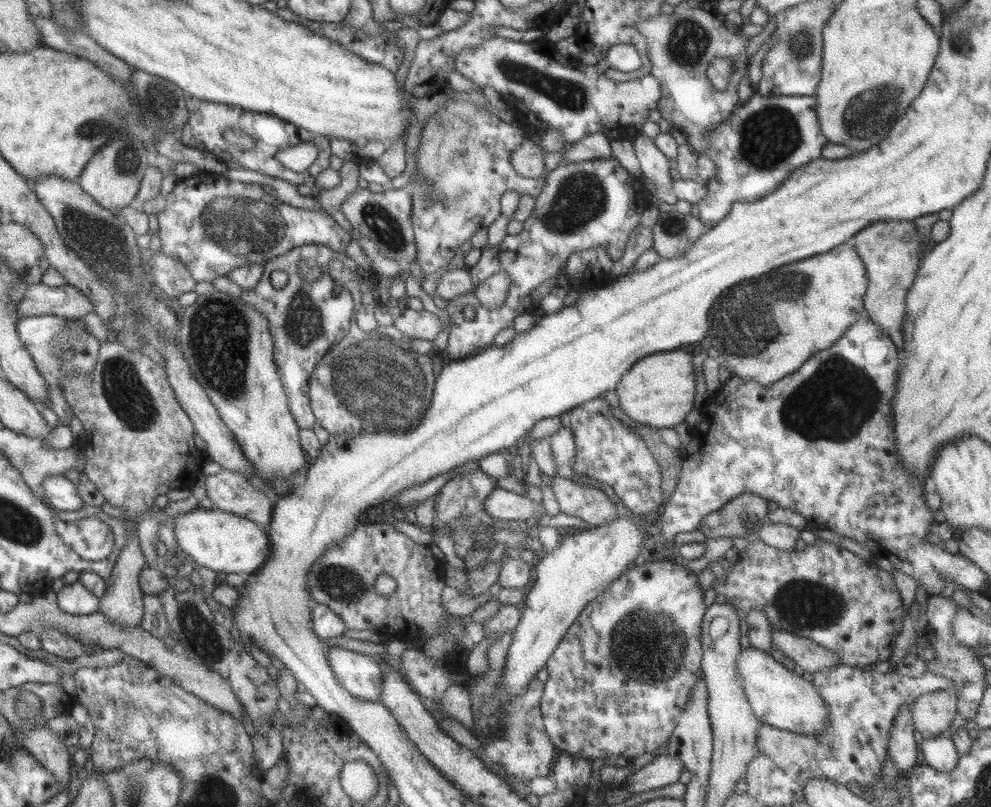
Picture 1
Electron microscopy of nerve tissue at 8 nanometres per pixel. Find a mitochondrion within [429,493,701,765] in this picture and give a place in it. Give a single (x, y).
(646, 646)

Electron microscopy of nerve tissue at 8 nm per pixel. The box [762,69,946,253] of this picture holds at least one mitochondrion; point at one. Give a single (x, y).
(868, 112)

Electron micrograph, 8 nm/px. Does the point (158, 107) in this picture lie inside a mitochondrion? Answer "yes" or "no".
yes

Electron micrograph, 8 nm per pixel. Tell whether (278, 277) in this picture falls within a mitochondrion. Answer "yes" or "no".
yes

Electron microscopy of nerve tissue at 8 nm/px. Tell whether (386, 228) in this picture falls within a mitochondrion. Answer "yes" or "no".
yes

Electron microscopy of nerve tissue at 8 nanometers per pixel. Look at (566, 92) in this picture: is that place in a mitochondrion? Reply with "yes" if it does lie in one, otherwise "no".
yes

